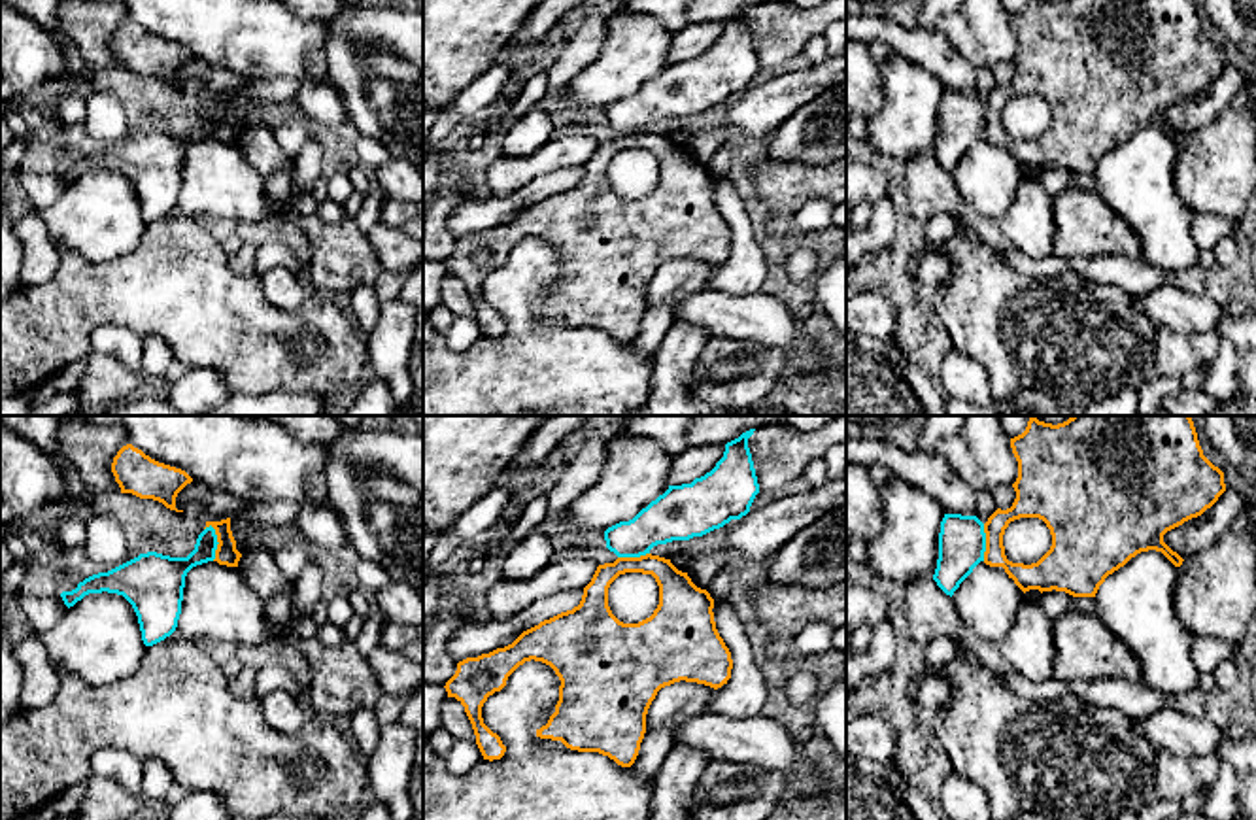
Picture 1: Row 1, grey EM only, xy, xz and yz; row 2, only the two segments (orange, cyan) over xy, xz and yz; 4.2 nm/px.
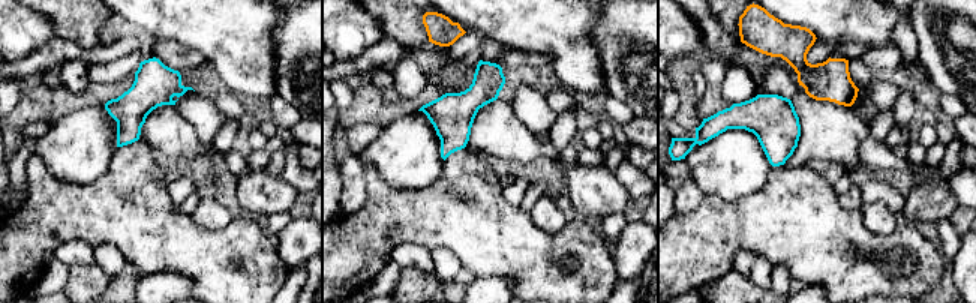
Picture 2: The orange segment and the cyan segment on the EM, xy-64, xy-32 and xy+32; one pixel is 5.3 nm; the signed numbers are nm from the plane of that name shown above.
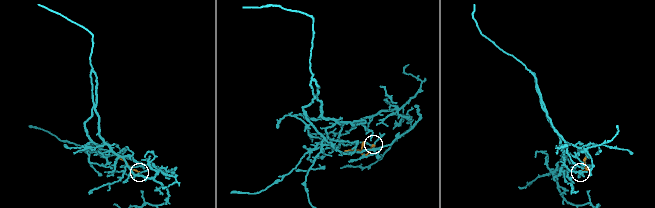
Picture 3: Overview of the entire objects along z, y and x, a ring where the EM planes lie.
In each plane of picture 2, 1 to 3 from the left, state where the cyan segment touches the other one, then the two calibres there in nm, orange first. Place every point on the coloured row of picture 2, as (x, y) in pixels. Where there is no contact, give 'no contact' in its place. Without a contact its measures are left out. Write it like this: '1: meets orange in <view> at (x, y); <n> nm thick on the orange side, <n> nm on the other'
1: no contact
2: no contact
3: no contact

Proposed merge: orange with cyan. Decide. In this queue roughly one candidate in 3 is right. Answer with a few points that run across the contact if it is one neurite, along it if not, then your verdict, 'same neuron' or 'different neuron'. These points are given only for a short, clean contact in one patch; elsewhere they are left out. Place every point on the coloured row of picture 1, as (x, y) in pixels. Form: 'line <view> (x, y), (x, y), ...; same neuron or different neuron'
line xy (210, 524), (218, 543), (212, 560); different neuron

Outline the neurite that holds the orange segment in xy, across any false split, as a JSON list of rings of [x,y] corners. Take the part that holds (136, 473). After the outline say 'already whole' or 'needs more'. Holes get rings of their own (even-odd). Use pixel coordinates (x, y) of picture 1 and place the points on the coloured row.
[[[127,444],[113,457],[111,472],[121,493],[153,499],[170,510],[183,512],[176,508],[176,497],[193,482],[185,470],[159,463],[132,444]]]; already whole

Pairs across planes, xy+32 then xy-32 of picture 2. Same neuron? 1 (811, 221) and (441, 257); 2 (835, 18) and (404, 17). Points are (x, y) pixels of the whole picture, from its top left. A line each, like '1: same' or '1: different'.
1: different
2: different

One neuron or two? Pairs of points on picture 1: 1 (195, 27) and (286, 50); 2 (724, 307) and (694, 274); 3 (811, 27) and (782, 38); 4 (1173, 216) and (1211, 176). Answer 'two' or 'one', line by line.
1: one
2: two
3: one
4: two

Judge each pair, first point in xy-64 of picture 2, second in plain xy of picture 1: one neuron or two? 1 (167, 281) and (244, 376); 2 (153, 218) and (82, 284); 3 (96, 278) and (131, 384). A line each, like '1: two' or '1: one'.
1: two
2: one
3: one

